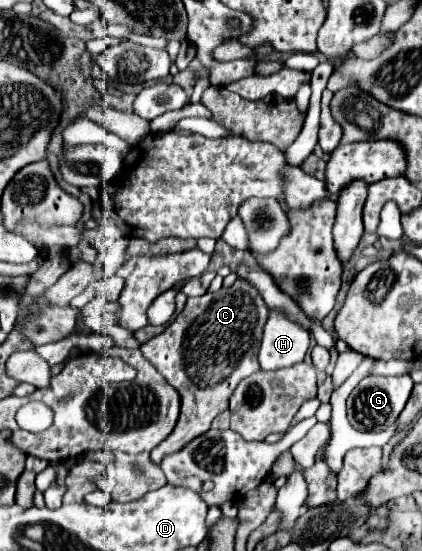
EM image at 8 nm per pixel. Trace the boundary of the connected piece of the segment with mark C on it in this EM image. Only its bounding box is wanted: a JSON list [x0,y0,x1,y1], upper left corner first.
[141,279,269,463]

